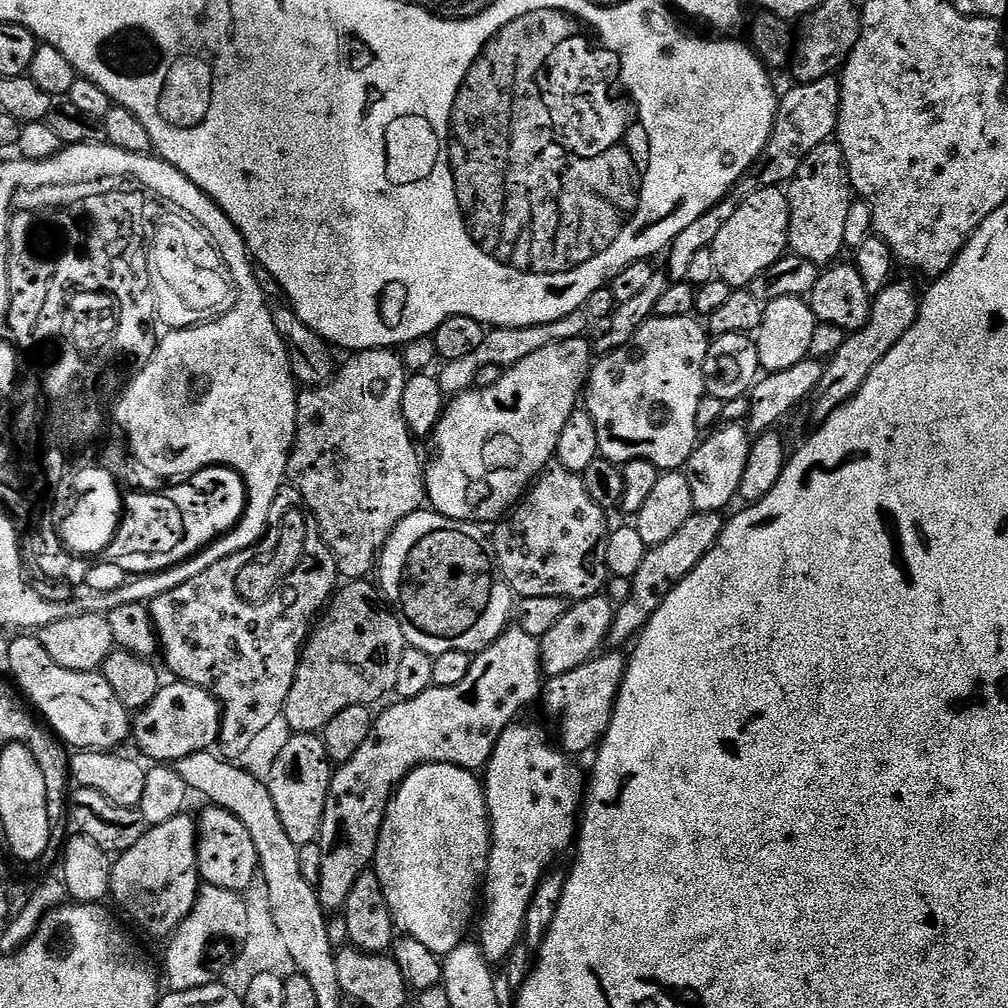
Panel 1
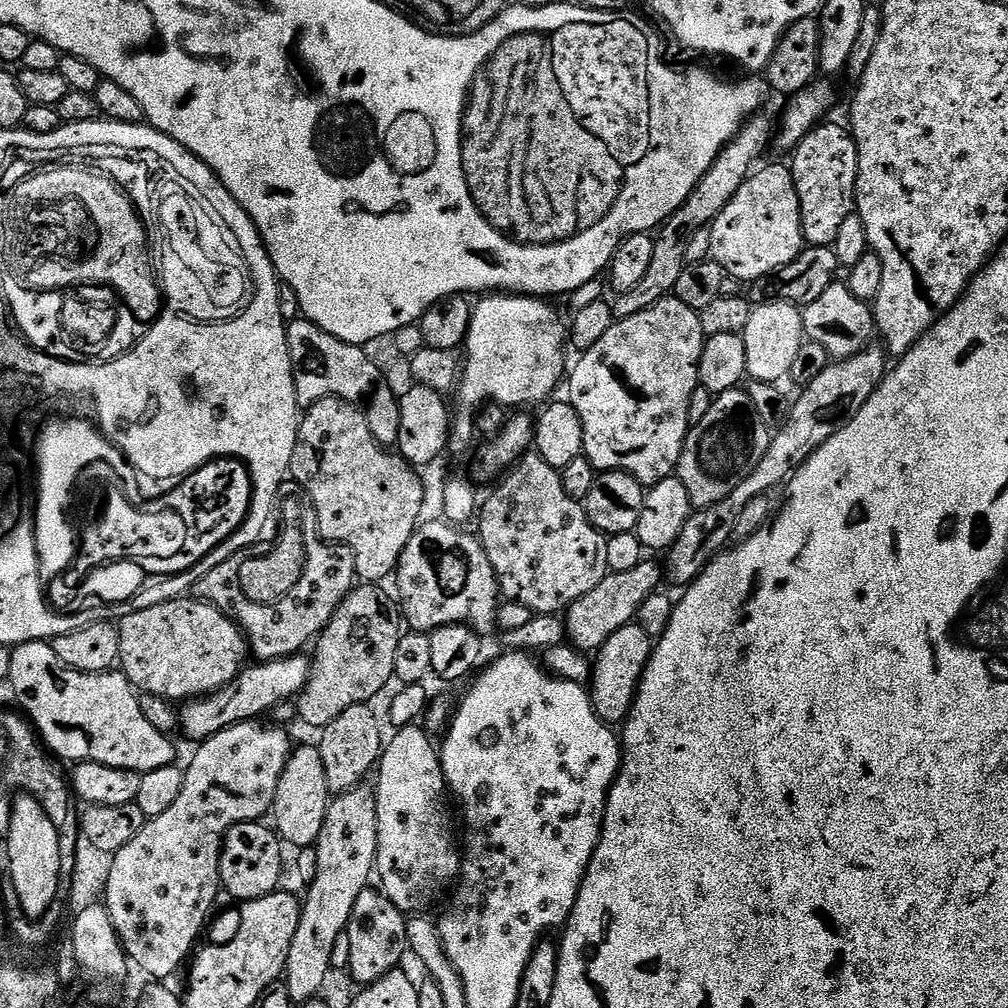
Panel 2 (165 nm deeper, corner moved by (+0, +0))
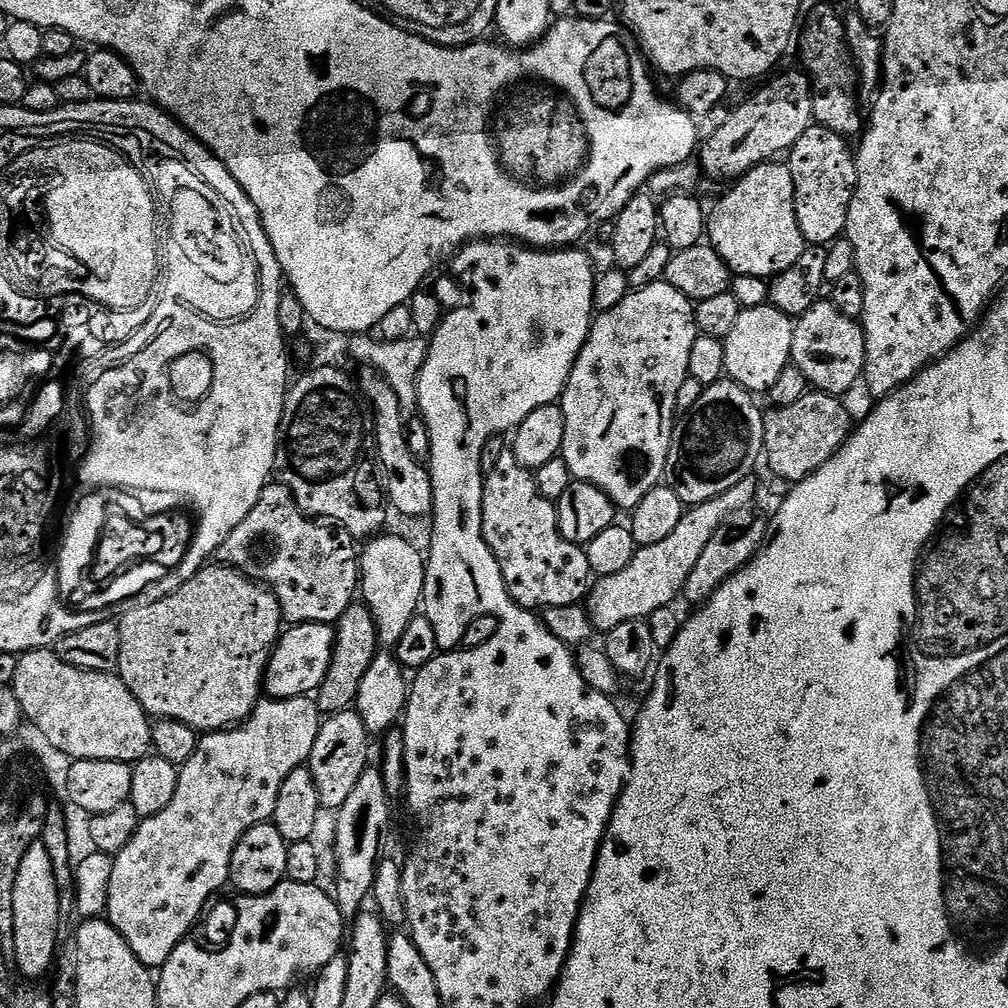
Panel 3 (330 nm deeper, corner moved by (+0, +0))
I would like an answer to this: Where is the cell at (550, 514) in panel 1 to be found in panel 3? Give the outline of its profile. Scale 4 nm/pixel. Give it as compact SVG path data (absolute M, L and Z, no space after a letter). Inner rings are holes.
M504 450L484 477L482 534L502 570L506 590L518 607L570 607L587 597L594 583L587 551L562 538L556 504L542 498L535 475L523 468L510 450Z

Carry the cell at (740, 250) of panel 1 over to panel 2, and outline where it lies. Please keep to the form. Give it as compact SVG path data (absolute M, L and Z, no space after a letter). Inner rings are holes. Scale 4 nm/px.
M787 163L766 164L753 171L709 227L710 260L722 266L725 277L745 282L771 277L806 248L792 169Z

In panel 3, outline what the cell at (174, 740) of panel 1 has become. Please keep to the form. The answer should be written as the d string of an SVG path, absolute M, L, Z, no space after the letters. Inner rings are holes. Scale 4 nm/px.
M291 625L276 641L276 648L268 660L263 691L274 700L289 700L299 696L311 697L319 692L322 682L326 678L326 670L330 670L335 645L336 629L333 625Z

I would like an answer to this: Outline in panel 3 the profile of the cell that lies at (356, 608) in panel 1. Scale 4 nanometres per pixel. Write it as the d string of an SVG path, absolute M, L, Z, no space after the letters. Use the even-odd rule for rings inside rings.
M352 603L342 614L335 629L336 645L332 651L330 670L326 670L326 678L314 696L321 713L324 714L346 711L355 705L358 686L362 686L362 678L366 678L366 670L370 670L370 664L374 662L376 653L381 647L372 611L363 603Z

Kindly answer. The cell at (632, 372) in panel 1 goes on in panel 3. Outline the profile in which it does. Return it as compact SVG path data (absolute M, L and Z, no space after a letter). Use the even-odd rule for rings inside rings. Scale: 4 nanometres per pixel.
M663 282L651 284L637 292L629 291L628 295L622 298L622 302L618 302L618 306L599 313L593 319L592 329L589 330L586 342L570 370L570 378L564 387L564 394L558 401L562 414L566 418L566 438L562 438L562 455L566 466L570 466L573 477L577 481L598 486L598 490L602 490L616 503L617 509L631 510L636 508L638 502L642 502L642 498L646 498L646 494L650 494L650 490L654 490L665 479L664 471L672 445L672 430L678 423L676 413L678 390L689 378L690 349L693 348L697 335L696 309L693 301L687 300L682 294L678 294L678 290L674 290L674 286Z

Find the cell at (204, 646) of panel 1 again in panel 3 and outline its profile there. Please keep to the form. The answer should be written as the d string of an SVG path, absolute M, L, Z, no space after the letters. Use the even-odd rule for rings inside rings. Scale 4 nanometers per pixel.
M270 482L263 490L261 498L257 505L250 510L247 514L245 520L233 530L230 534L228 540L224 544L223 551L228 552L231 567L247 574L249 577L256 578L259 577L259 572L264 568L264 576L268 581L266 581L267 587L276 595L276 601L280 604L280 615L289 625L293 624L330 624L335 625L342 618L342 614L347 608L350 607L352 603L357 599L358 596L358 585L360 582L360 561L358 559L358 540L357 537L350 535L345 528L337 527L333 530L328 526L321 526L315 519L309 518L304 515L296 506L295 500L292 498L292 493L288 491L286 485L279 482ZM317 524L317 525L316 525ZM324 527L324 528L319 528ZM329 528L329 529L328 529ZM336 531L336 532L331 532ZM272 543L272 553L268 556L267 544ZM357 544L357 548L356 548ZM268 556L268 561L264 564L264 559Z

